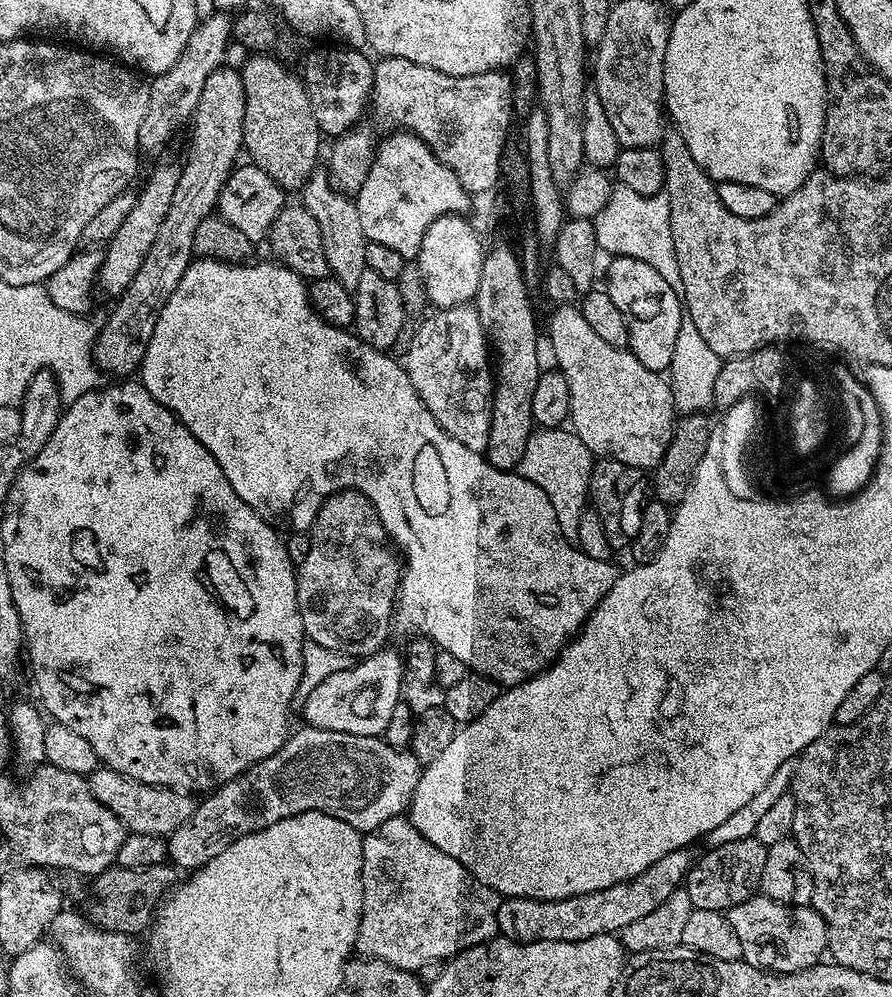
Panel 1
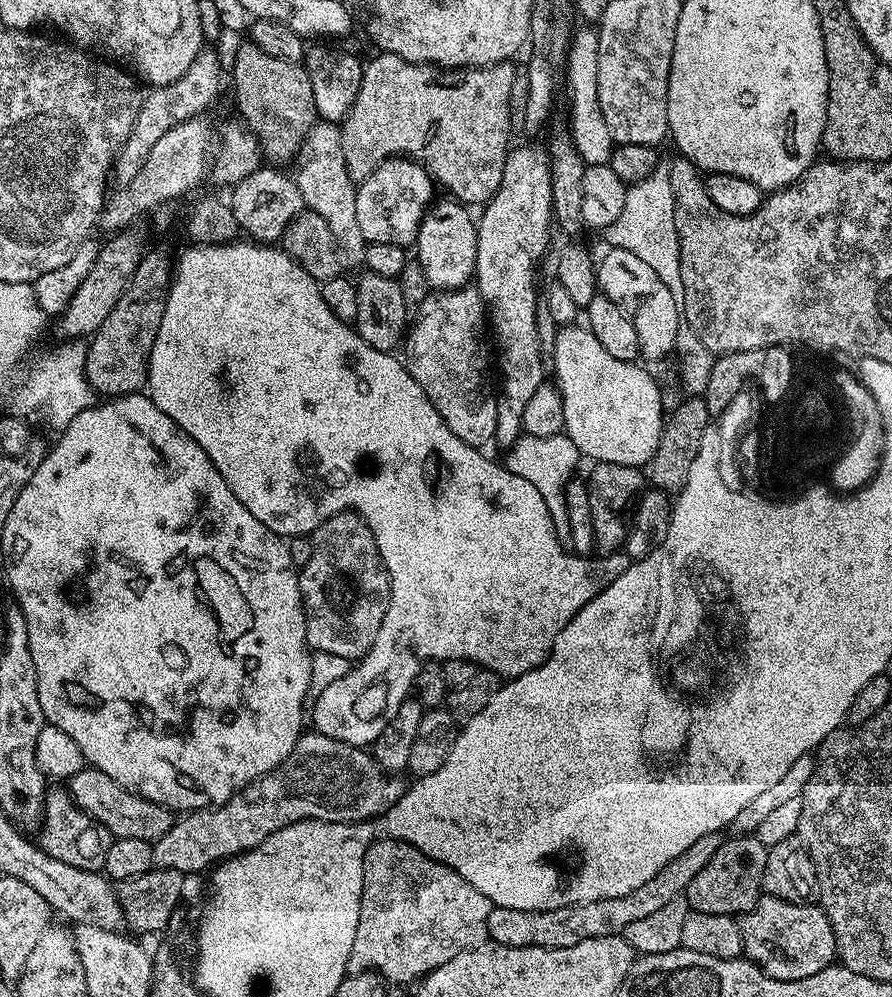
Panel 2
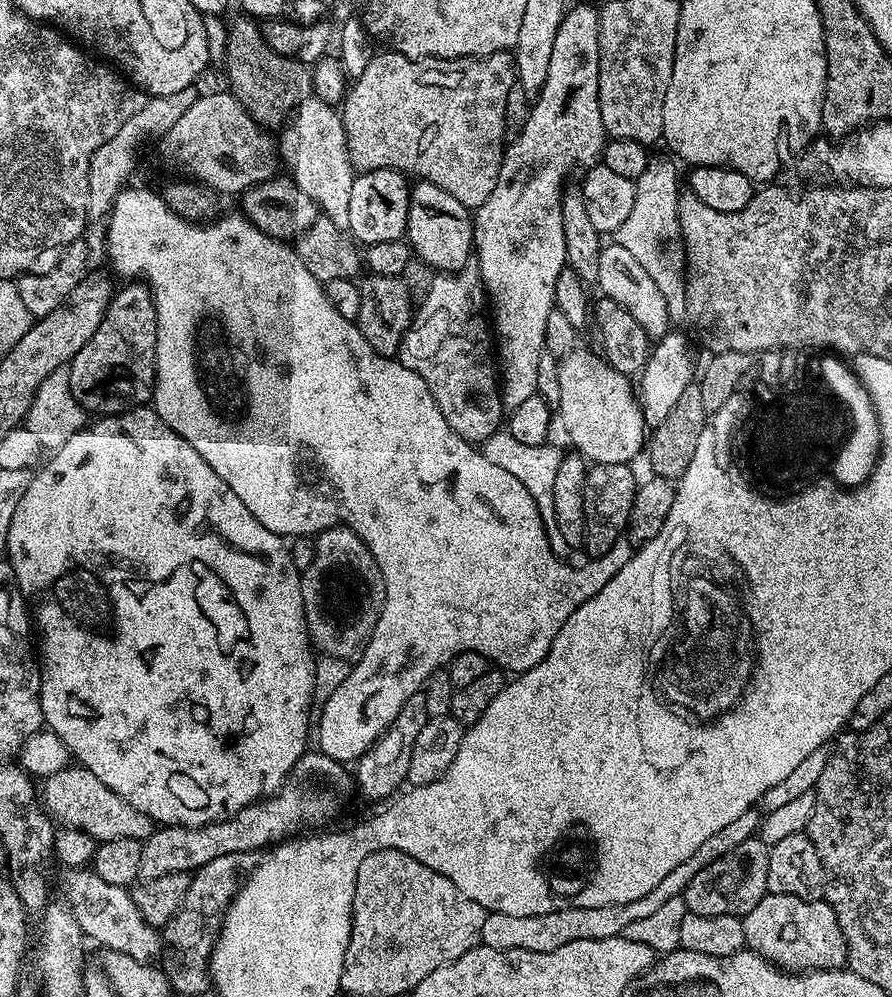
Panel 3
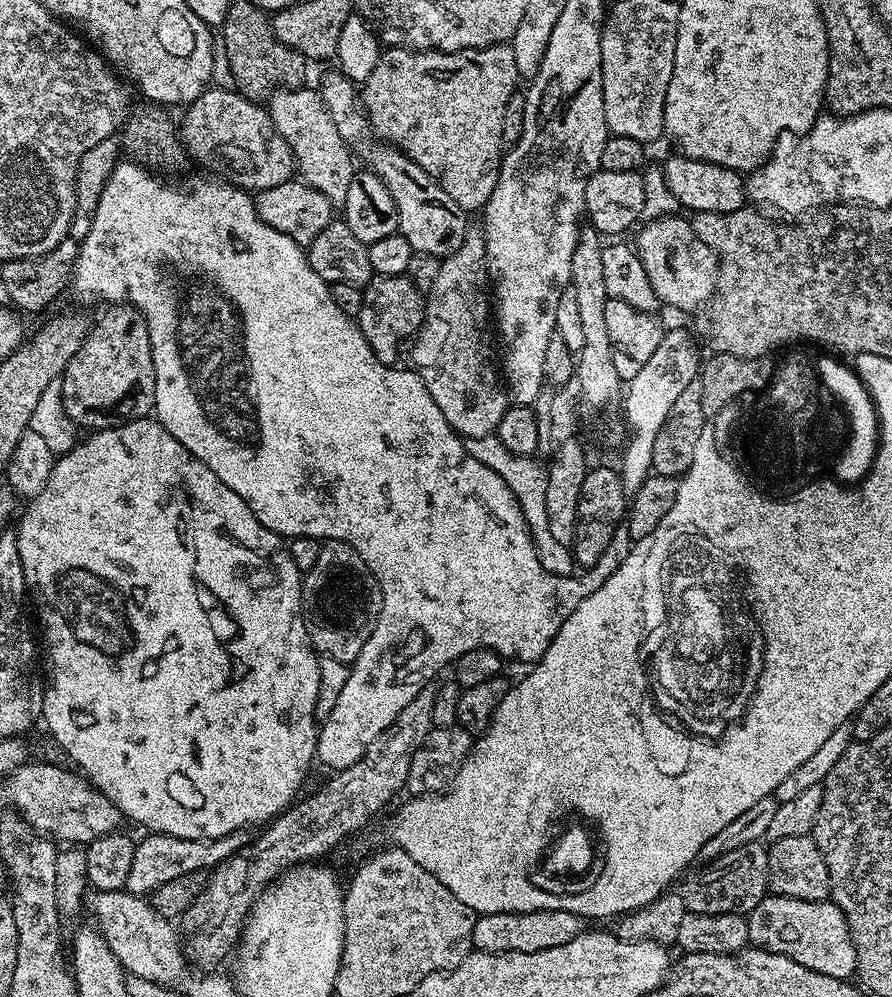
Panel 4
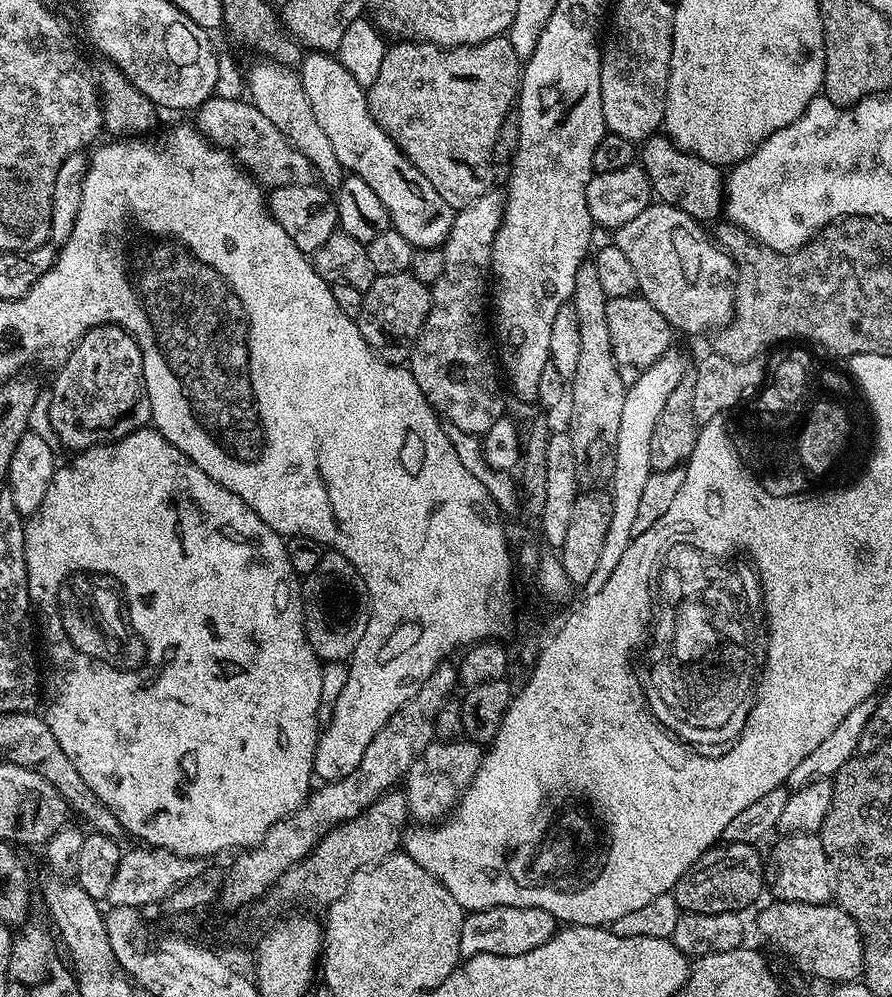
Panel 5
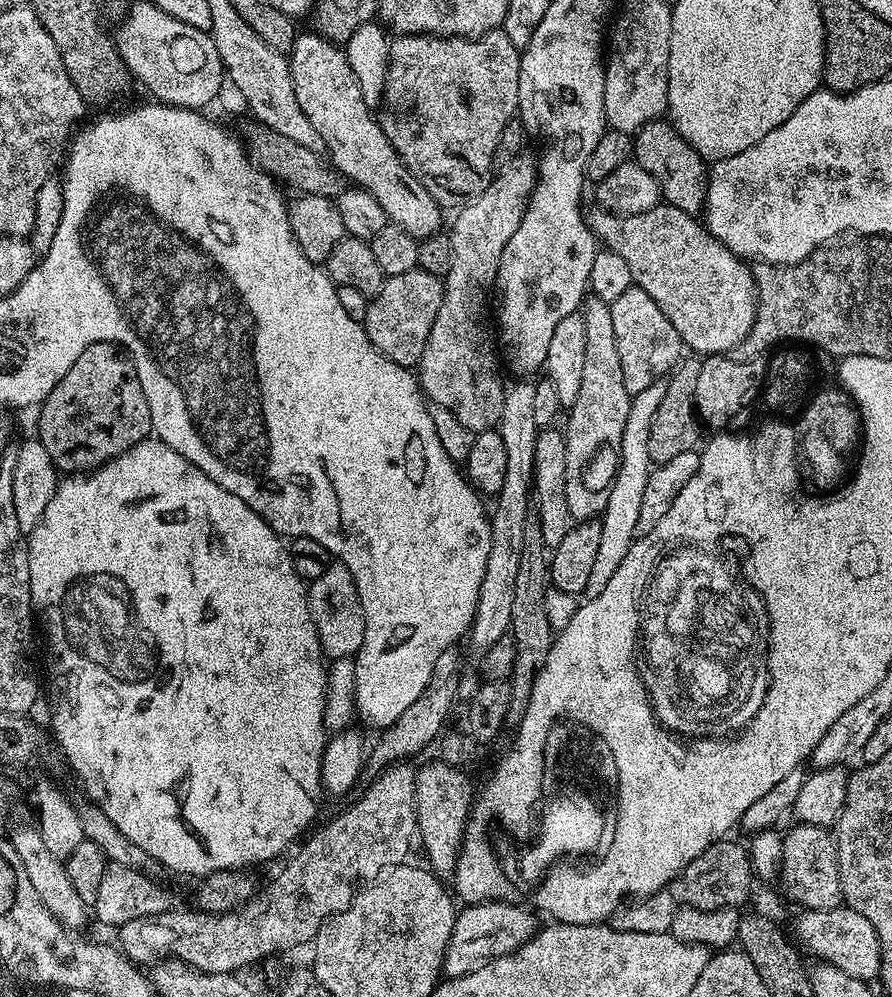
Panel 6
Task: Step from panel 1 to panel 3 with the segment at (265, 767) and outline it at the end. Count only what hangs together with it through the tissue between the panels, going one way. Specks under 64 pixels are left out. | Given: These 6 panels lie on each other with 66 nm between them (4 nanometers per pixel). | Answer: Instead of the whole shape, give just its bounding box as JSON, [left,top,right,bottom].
[140,750,354,880]

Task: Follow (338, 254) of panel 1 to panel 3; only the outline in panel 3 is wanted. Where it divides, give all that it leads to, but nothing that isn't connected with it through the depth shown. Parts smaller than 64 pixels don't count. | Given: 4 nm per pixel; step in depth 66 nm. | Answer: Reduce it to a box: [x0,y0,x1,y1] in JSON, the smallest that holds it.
[278,98,354,229]

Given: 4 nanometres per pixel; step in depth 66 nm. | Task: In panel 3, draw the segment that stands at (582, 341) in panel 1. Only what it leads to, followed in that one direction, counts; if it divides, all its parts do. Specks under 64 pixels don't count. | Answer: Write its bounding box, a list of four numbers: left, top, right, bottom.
[556,348,648,465]

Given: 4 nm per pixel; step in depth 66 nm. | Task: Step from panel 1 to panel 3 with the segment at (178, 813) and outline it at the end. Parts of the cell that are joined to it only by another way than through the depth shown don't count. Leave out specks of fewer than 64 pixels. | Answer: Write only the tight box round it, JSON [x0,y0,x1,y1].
[42,766,154,842]

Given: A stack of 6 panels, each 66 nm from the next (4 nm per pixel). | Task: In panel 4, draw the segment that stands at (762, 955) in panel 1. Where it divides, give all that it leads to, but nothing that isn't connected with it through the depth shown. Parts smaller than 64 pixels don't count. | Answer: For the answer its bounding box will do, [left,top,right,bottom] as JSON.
[747,896,856,981]

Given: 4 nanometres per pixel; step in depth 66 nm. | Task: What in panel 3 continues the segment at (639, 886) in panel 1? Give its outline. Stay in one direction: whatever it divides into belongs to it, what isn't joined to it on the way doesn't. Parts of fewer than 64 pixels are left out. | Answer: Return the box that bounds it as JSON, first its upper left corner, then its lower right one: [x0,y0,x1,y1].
[480,810,761,952]

